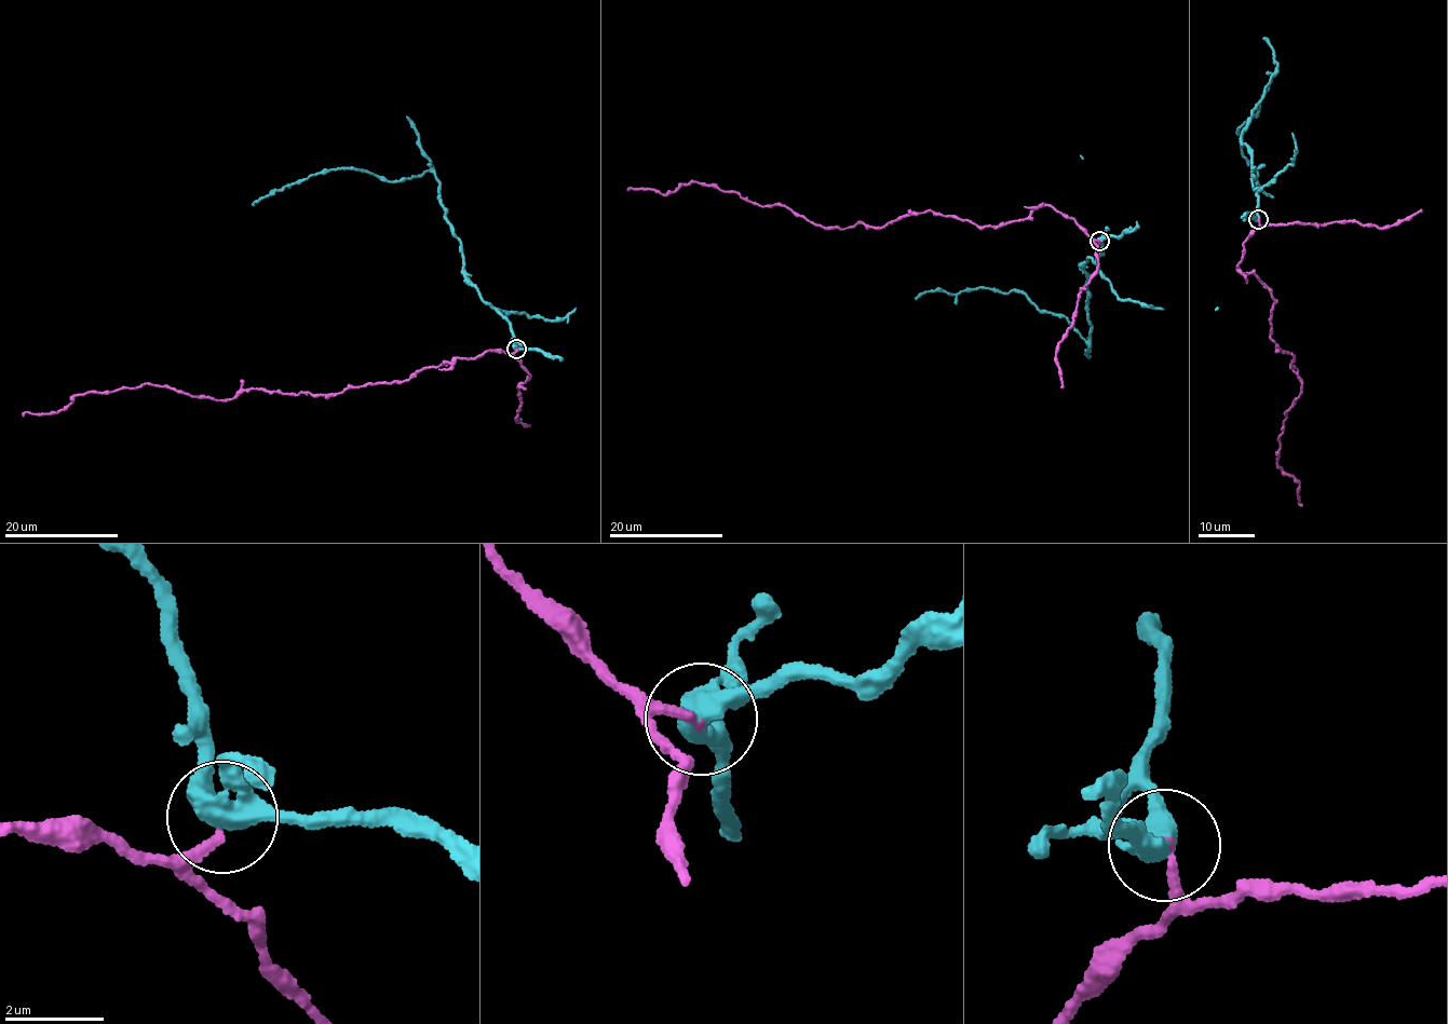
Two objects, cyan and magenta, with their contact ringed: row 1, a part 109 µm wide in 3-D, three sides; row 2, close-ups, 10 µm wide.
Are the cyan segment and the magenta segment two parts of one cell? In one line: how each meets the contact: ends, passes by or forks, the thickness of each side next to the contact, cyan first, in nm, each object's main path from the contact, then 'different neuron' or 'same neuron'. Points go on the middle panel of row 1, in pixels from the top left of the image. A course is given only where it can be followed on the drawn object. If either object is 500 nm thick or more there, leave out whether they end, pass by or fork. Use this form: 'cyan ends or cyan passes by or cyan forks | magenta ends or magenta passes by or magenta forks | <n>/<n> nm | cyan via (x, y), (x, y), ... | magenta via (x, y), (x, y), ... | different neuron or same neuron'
cyan forks | magenta ends | 400/240 nm | cyan via (1099, 241), (1105, 253), (1082, 269), (1092, 277), (1086, 341), (1063, 315), (1013, 289), (915, 298) | magenta via (1099, 241), (1047, 205), (983, 227), (928, 210), (877, 228), (829, 229), (697, 181), (665, 194), (627, 190) | different neuron

